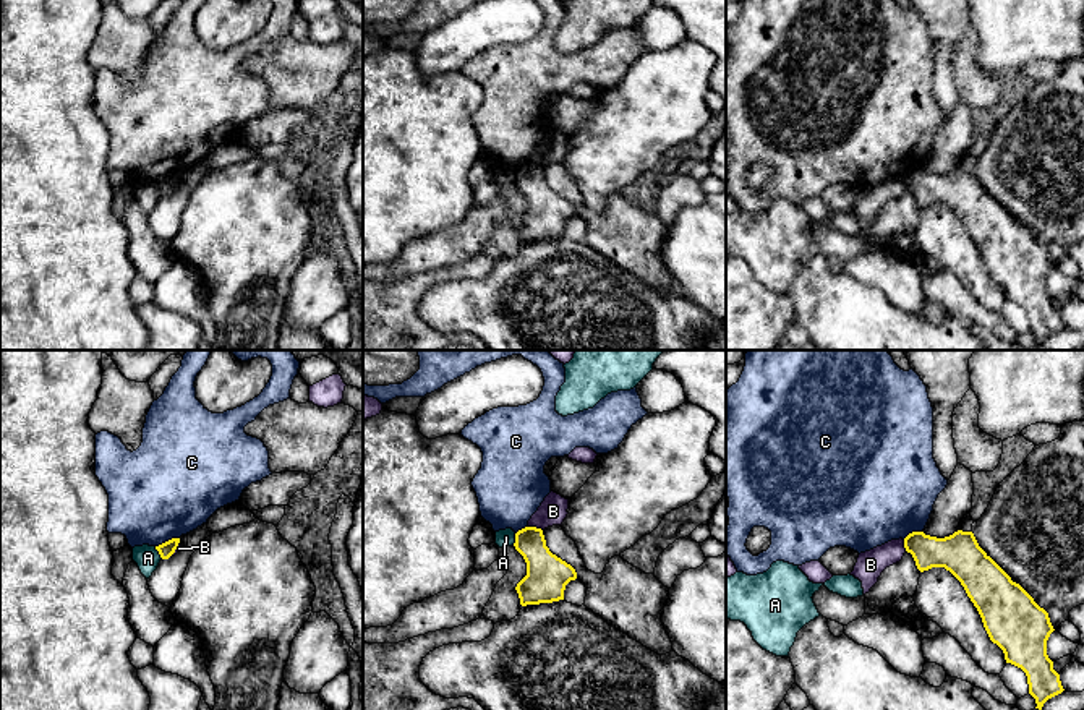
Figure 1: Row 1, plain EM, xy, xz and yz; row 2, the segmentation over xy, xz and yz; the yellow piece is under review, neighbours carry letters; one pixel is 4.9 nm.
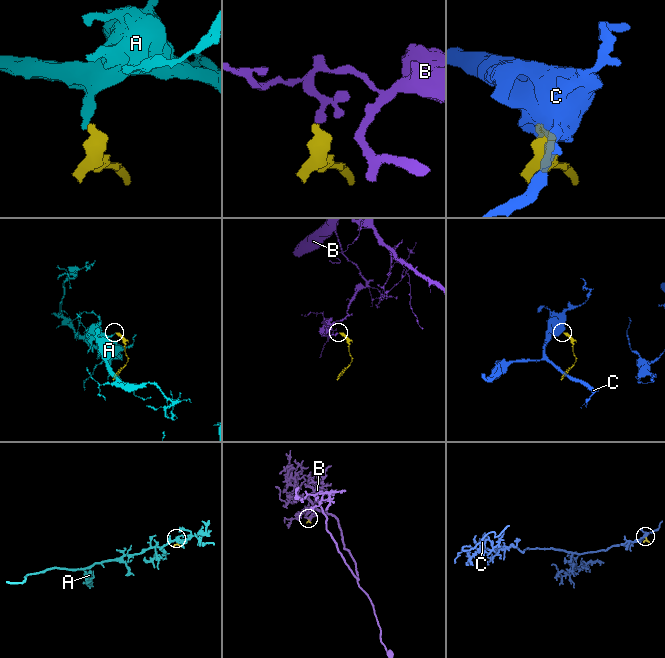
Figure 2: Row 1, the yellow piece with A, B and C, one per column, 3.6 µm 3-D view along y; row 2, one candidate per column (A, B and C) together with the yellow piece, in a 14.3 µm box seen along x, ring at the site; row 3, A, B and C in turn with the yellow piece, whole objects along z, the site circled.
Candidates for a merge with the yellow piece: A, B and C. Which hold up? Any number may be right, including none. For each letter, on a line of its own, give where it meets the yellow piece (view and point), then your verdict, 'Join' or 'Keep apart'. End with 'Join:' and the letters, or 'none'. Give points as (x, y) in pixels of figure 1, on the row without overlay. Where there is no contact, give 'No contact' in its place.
A: Touches yellow at xy (159, 190). Keep apart
B: Touches yellow at xz (535, 164). Keep apart
C: Touches yellow at xy (169, 177). Keep apart
Join: none

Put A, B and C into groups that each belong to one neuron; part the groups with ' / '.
A / B / C

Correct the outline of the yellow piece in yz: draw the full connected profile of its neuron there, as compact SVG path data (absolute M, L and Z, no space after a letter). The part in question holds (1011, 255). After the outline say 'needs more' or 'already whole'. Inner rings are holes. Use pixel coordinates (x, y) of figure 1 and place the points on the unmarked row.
M958 167L950 173L937 175L924 169L912 169L904 175L904 185L912 191L920 209L932 204L945 204L964 224L967 233L977 245L984 264L993 280L1003 290L1006 300L1021 305L1027 313L1029 331L1035 336L1039 347L1043 340L1065 326L1053 298L1047 292L1047 277L1055 267L1048 250L979 183L972 169Z | already whole

